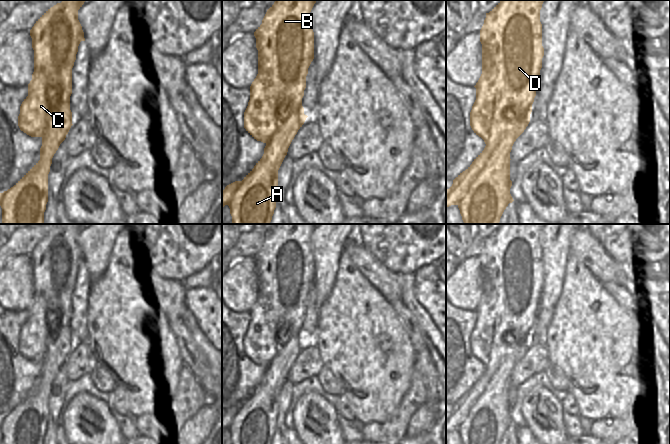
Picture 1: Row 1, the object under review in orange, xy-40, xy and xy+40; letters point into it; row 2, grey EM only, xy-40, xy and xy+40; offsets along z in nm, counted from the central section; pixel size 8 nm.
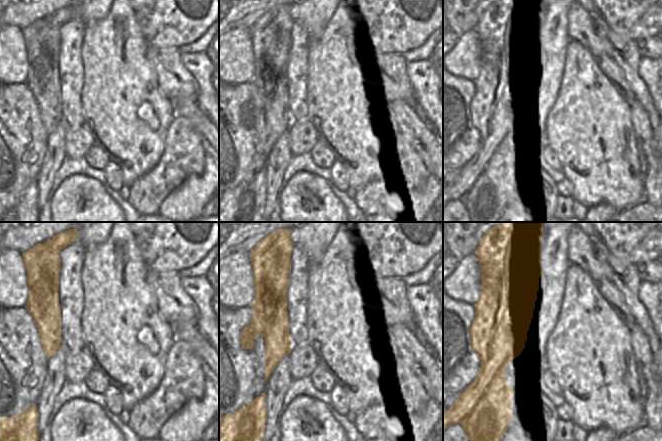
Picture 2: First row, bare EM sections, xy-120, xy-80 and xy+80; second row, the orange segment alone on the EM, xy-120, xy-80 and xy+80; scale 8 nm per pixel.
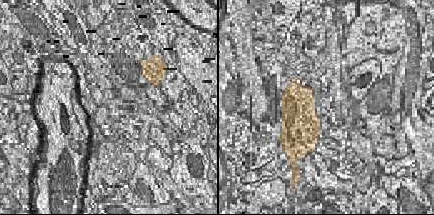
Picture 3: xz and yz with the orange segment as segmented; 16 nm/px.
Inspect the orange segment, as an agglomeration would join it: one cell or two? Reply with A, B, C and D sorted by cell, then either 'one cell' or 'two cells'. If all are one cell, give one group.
A / B C D; two cells

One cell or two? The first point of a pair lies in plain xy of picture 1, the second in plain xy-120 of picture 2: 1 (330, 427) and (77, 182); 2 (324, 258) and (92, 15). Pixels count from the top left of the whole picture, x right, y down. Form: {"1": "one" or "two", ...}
{"1": "one", "2": "one"}

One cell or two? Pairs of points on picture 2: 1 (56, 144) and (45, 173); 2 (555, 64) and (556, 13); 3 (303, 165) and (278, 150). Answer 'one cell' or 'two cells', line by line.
1: one cell
2: one cell
3: two cells

